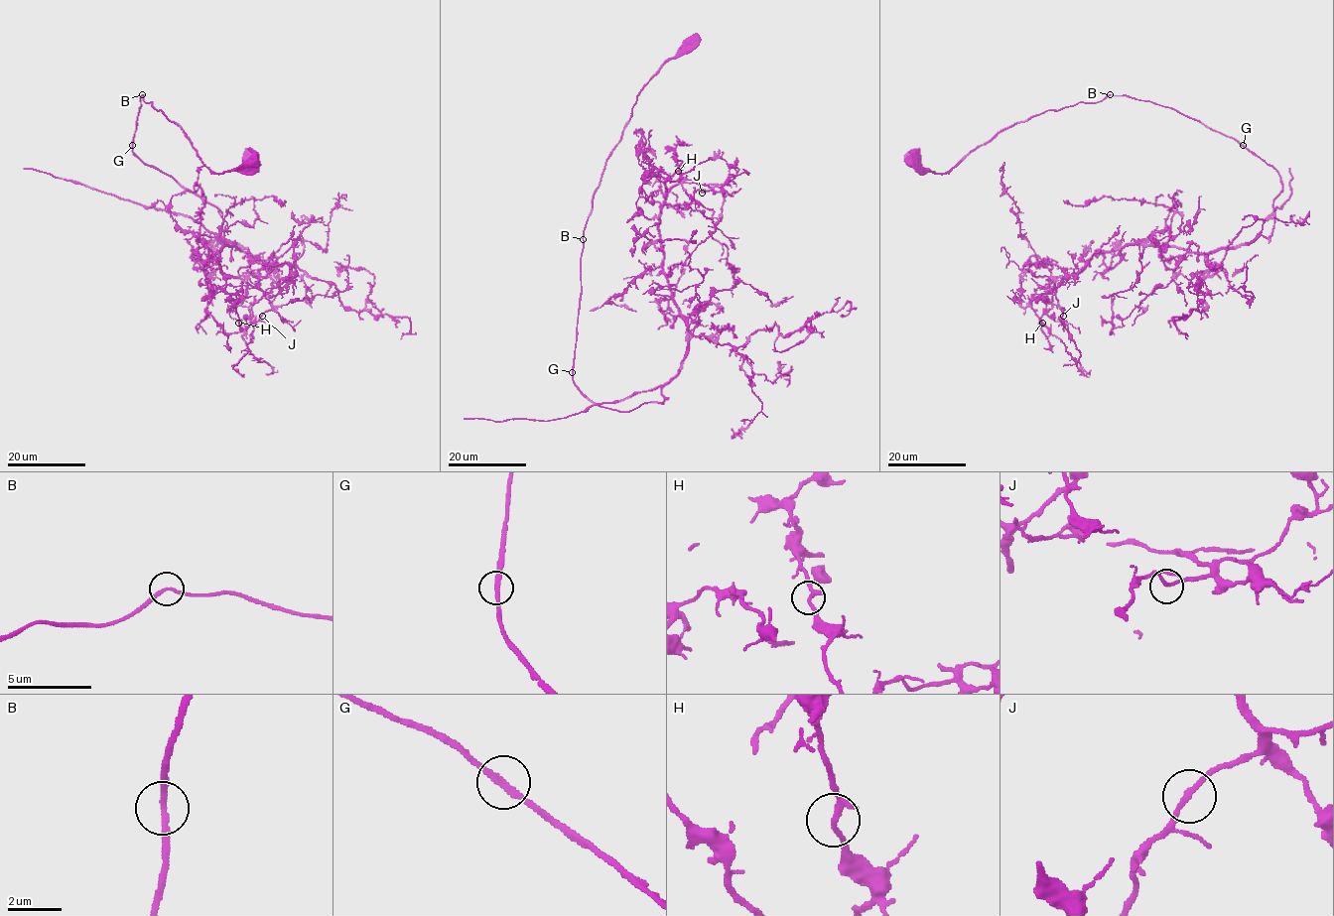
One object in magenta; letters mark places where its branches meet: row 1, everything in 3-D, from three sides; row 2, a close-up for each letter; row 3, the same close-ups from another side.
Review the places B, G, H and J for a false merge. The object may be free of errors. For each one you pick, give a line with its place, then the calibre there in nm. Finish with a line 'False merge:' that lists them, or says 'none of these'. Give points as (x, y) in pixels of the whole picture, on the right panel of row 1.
False merge: none of these

